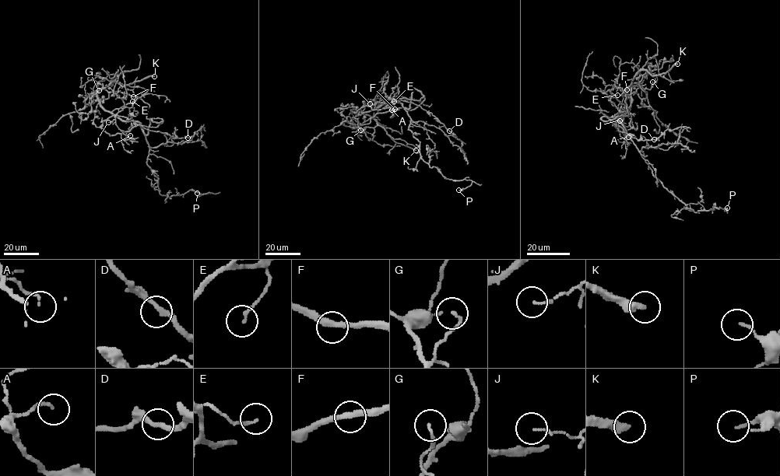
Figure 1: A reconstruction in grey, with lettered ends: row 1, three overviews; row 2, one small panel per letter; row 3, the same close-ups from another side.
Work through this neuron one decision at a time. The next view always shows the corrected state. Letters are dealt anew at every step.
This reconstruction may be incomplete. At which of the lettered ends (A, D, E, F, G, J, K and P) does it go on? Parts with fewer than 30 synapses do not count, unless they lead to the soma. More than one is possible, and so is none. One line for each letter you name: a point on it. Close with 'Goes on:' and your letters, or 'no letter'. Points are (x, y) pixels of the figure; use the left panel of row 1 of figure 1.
E: at (132, 101)
K: at (154, 76)
Goes on: E, K

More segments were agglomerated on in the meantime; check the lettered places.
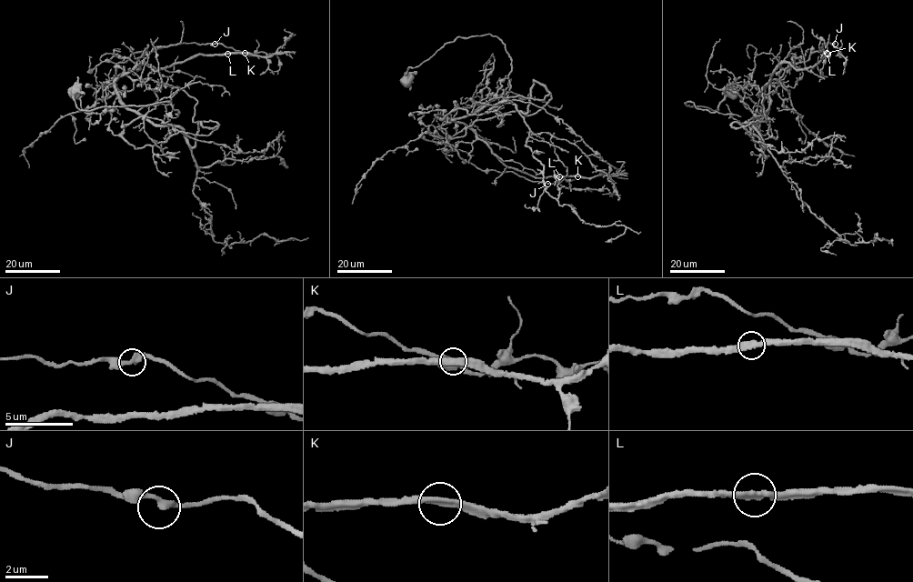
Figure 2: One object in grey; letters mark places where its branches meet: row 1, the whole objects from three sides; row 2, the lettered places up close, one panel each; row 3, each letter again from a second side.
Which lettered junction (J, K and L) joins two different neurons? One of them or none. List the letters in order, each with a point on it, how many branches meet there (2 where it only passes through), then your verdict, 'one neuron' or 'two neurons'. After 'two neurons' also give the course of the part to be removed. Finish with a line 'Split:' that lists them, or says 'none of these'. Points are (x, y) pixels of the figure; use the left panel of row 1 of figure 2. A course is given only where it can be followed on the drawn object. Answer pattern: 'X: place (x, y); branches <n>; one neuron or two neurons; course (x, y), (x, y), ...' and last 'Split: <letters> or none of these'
J: place (215, 44); branches 2; one neuron
K: place (245, 53); branches 2; one neuron
L: place (227, 54); branches 2; one neuron
Split: none of these

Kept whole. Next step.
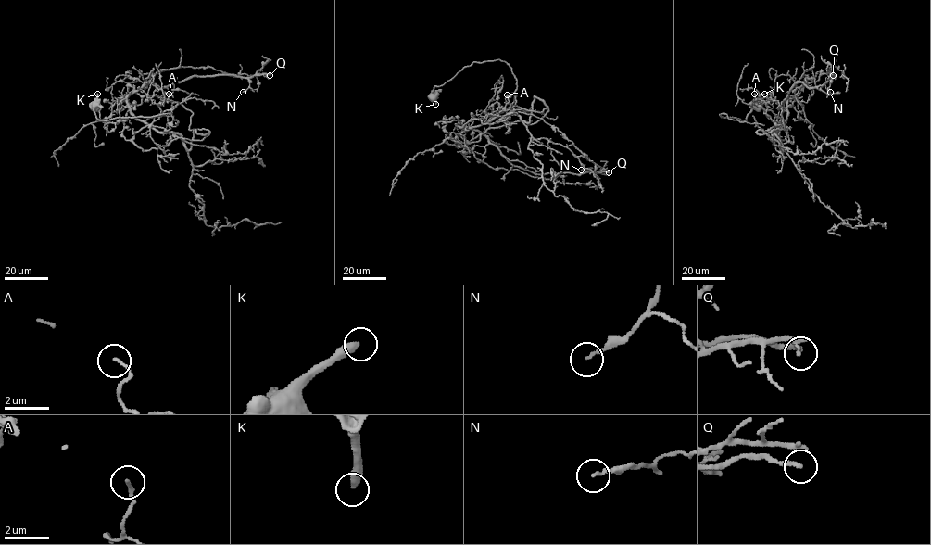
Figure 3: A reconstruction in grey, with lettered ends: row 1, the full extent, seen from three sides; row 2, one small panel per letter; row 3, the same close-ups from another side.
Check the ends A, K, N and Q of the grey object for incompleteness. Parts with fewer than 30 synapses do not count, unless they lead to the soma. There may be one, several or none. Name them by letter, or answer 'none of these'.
none of these

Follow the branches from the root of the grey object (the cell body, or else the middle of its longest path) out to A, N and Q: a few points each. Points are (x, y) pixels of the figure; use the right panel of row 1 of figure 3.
A: (755, 104), (746, 120), (720, 115), (769, 131), (775, 115), (767, 107), (773, 107), (754, 94)
N: (755, 104), (746, 120), (720, 115), (769, 131), (786, 119), (797, 82), (816, 87), (833, 75), (830, 92)
Q: (755, 104), (746, 120), (720, 115), (769, 131), (774, 118), (786, 119), (797, 82), (816, 87), (833, 75)

